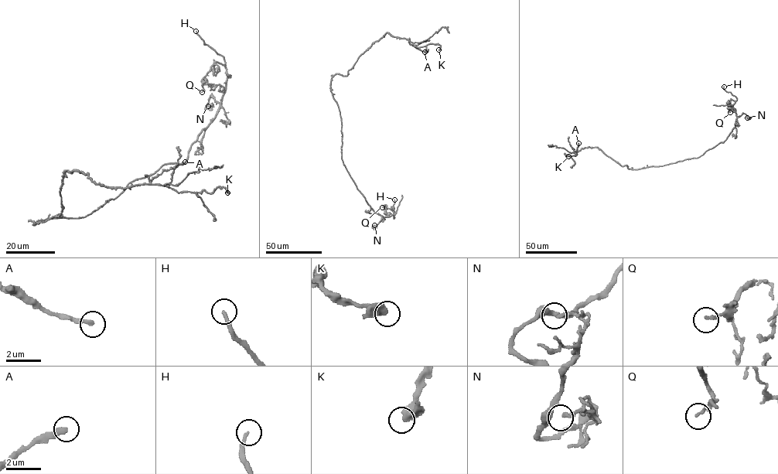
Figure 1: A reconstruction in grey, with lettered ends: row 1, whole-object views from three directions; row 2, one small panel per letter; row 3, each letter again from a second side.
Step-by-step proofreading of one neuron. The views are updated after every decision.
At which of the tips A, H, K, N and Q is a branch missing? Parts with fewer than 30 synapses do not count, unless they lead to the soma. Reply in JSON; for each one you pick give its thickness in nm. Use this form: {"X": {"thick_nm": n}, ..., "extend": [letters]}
{"A": {"thick_nm": 280}, "H": {"thick_nm": 200}, "extend": ["A", "H"]}

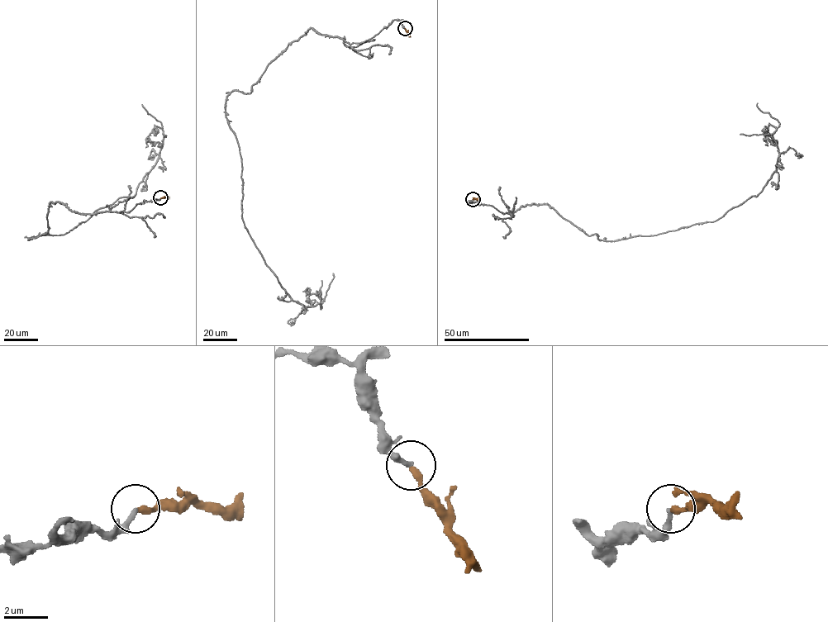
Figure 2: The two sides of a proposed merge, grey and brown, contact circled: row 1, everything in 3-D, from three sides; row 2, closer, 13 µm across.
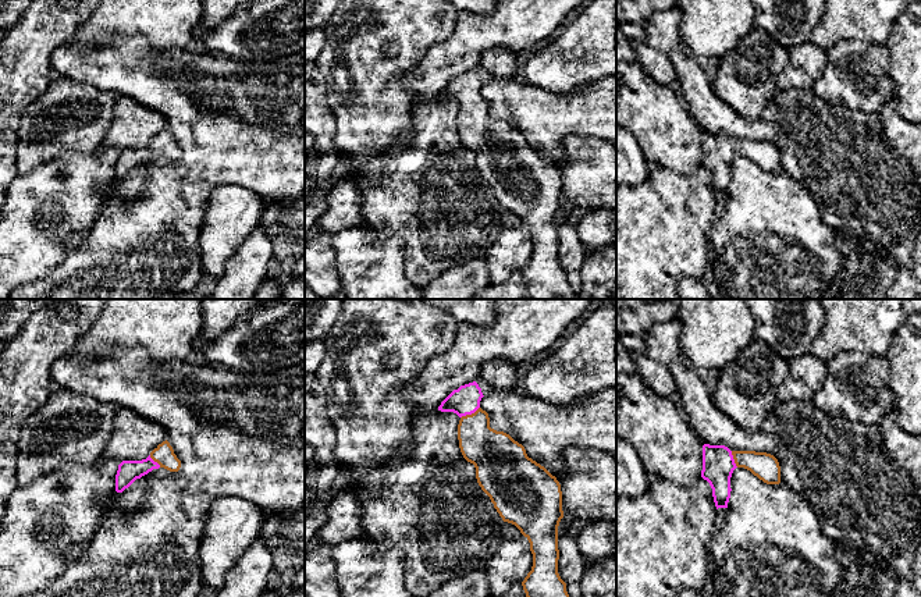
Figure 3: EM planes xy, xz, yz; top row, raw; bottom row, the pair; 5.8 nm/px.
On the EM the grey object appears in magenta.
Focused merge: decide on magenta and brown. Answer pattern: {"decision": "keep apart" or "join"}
{"decision": "join"}

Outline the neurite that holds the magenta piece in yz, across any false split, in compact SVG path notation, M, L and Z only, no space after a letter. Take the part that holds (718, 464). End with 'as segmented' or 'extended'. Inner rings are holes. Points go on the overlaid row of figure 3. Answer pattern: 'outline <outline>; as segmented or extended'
outline M703 445L701 477L712 488L716 509L728 508L730 498L730 477L736 468L744 468L767 484L780 483L778 459L767 452L730 451L725 445Z; extended

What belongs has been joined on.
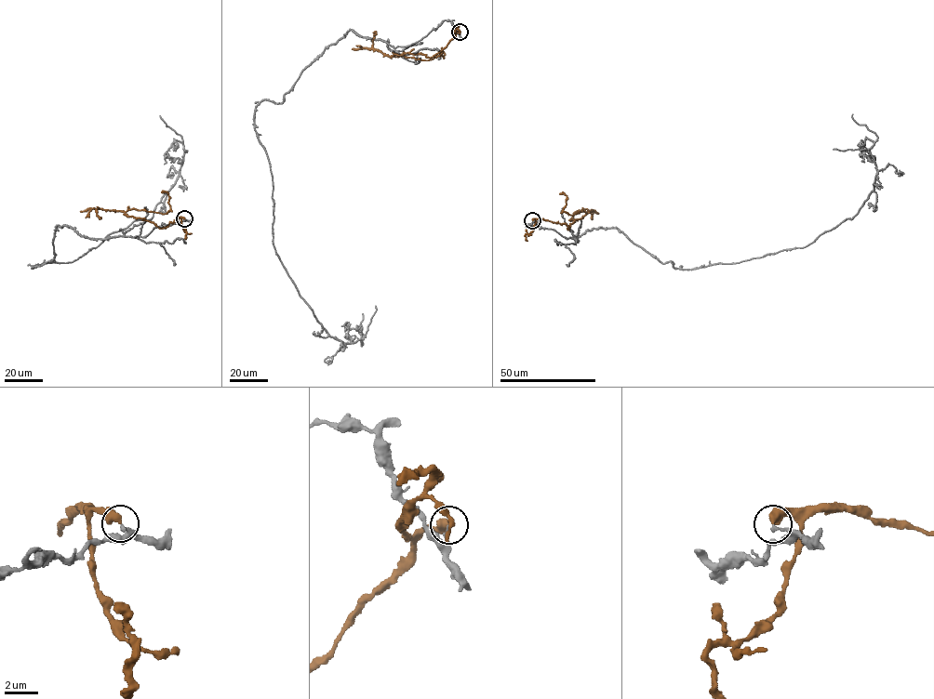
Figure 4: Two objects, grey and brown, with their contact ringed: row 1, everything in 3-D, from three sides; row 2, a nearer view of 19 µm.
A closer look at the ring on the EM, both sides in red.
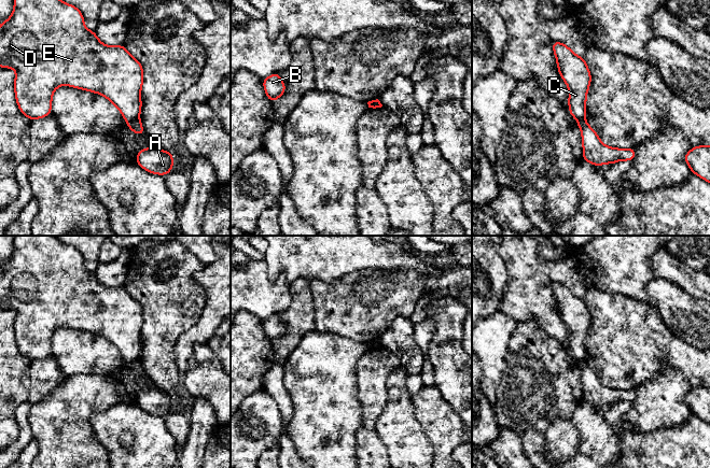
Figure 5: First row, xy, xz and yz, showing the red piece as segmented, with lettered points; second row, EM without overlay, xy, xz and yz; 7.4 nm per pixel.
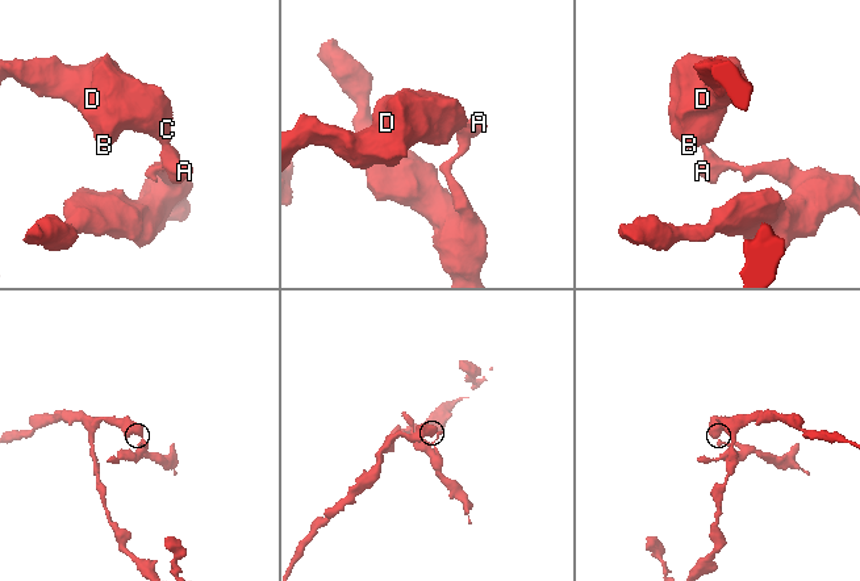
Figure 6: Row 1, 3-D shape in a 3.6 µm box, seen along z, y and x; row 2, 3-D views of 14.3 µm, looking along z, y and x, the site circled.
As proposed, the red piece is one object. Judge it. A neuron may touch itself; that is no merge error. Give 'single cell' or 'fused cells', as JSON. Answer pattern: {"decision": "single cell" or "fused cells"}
{"decision": "fused cells"}

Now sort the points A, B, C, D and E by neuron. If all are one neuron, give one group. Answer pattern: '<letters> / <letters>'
A / B C D E

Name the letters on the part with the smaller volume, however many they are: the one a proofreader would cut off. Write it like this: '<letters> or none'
A

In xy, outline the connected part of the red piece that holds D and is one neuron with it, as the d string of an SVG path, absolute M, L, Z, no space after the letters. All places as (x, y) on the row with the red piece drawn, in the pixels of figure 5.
M14 0L10 18L0 24L0 67L16 71L15 99L19 111L30 120L51 115L53 93L62 85L102 95L120 110L126 122L140 117L142 65L124 45L110 46L101 43L95 31L84 26L81 11L61 0Z

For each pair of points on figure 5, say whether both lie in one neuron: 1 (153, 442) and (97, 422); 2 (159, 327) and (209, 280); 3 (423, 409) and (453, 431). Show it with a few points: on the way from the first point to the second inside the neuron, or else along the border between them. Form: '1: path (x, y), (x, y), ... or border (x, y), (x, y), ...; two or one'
1: path (139, 428), (133, 422), (111, 422); one
2: border (205, 265), (194, 275), (205, 293), (200, 313); two
3: path (431, 412), (445, 426); one

